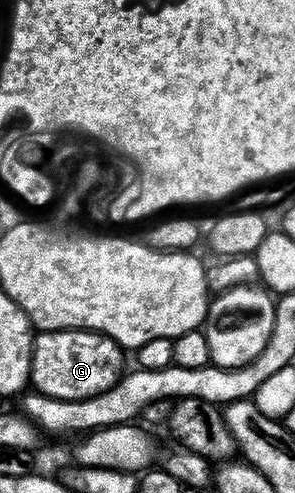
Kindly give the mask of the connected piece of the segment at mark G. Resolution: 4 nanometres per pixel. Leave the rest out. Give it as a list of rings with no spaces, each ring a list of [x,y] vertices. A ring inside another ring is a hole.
[[[46,331],[36,336],[33,345],[31,383],[40,394],[59,401],[99,397],[123,378],[125,355],[114,339],[96,331]]]

